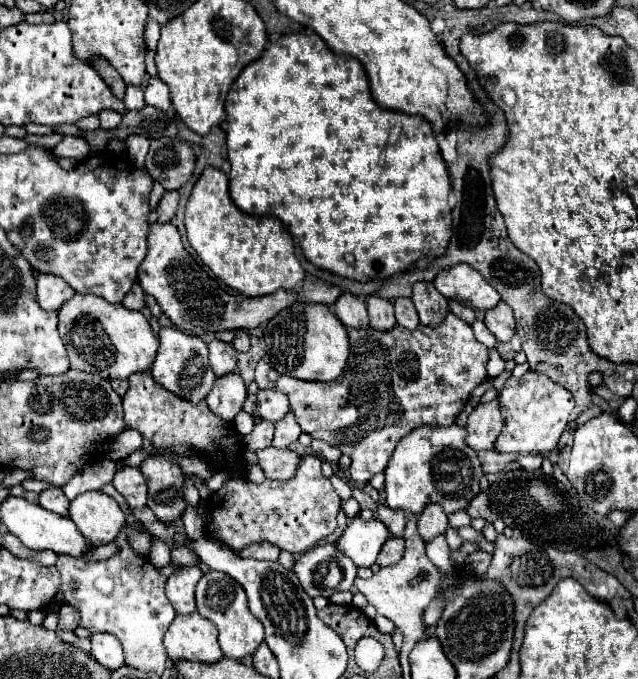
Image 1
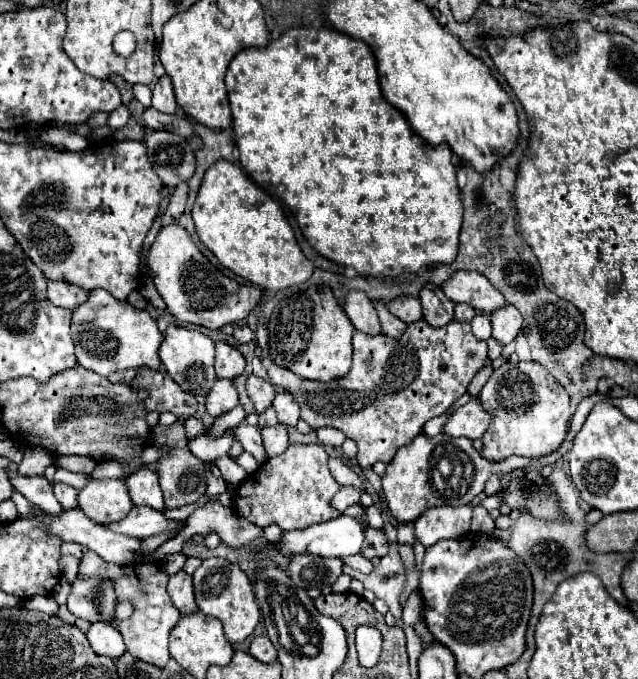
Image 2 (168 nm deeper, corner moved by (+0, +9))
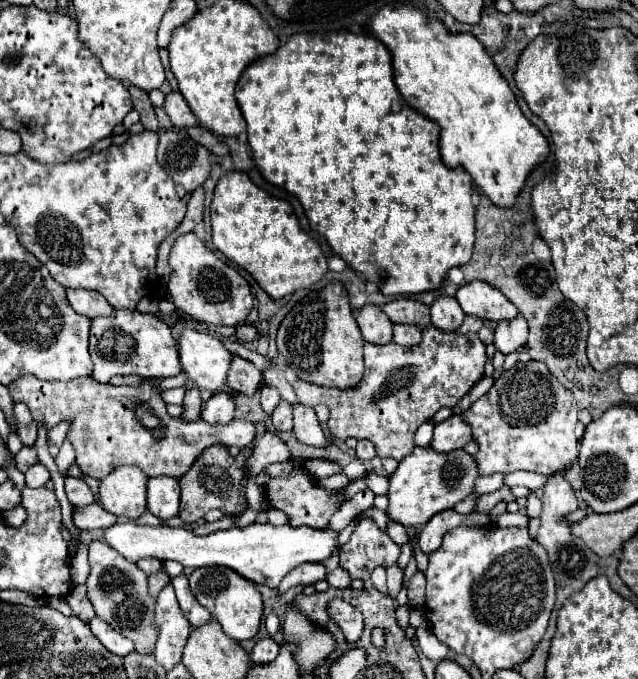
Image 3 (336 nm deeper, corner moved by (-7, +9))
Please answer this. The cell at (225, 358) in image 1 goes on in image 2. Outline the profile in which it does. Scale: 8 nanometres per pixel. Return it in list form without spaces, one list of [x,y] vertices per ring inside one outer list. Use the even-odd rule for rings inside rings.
[[[218,341],[216,343],[216,355],[214,355],[214,369],[218,377],[226,377],[226,379],[234,379],[238,375],[244,373],[244,357],[238,349],[234,349],[232,345]]]

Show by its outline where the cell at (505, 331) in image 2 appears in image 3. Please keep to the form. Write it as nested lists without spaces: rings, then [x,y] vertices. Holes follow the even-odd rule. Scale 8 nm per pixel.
[[[517,315],[511,321],[501,321],[495,329],[495,349],[503,355],[523,349],[527,343],[527,321]]]

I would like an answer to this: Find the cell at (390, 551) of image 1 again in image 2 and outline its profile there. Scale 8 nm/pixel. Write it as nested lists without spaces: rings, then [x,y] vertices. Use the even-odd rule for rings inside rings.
[[[368,527],[366,531],[366,539],[364,539],[364,545],[362,545],[362,555],[366,555],[368,559],[372,557],[384,557],[388,553],[388,537],[382,529],[372,529]]]

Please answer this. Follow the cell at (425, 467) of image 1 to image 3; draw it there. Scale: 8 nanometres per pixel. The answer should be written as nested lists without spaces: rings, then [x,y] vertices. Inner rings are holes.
[[[415,447],[415,451],[399,463],[397,471],[389,479],[387,515],[391,521],[401,523],[403,527],[425,525],[439,511],[453,509],[459,501],[471,495],[477,477],[477,463],[463,449],[443,455],[429,447]]]

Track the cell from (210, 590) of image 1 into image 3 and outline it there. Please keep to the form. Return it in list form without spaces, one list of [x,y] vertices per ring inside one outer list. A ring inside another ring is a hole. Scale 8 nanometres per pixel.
[[[201,567],[189,575],[189,589],[195,595],[195,599],[211,611],[211,615],[219,621],[219,625],[229,637],[233,637],[235,641],[243,641],[253,639],[257,635],[263,615],[263,601],[261,593],[251,581],[243,579],[227,567]]]

